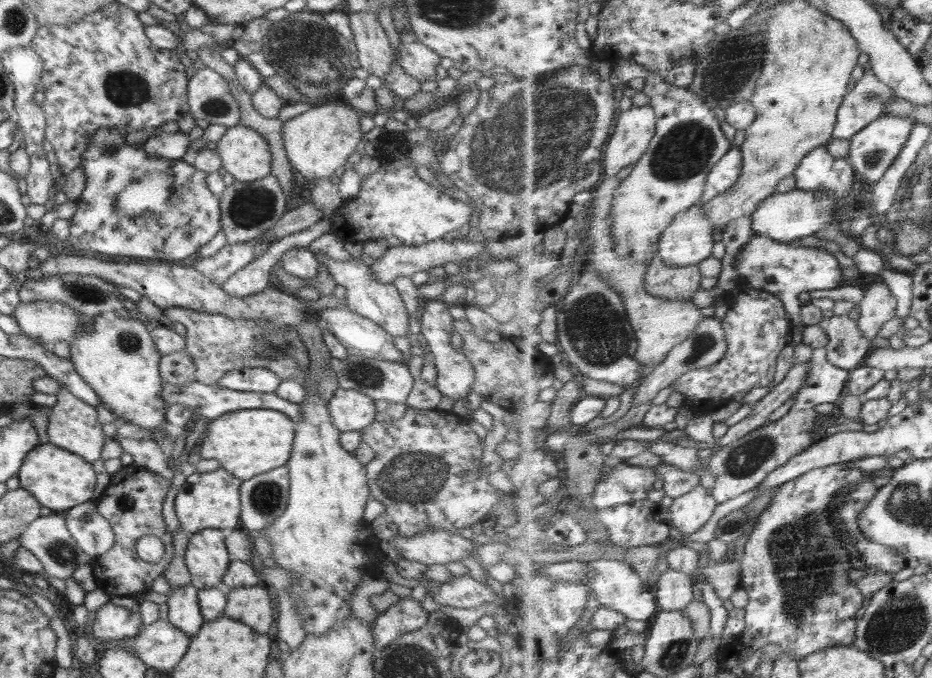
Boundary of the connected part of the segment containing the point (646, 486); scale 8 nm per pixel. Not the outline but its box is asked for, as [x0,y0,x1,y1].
[593,462,659,510]

